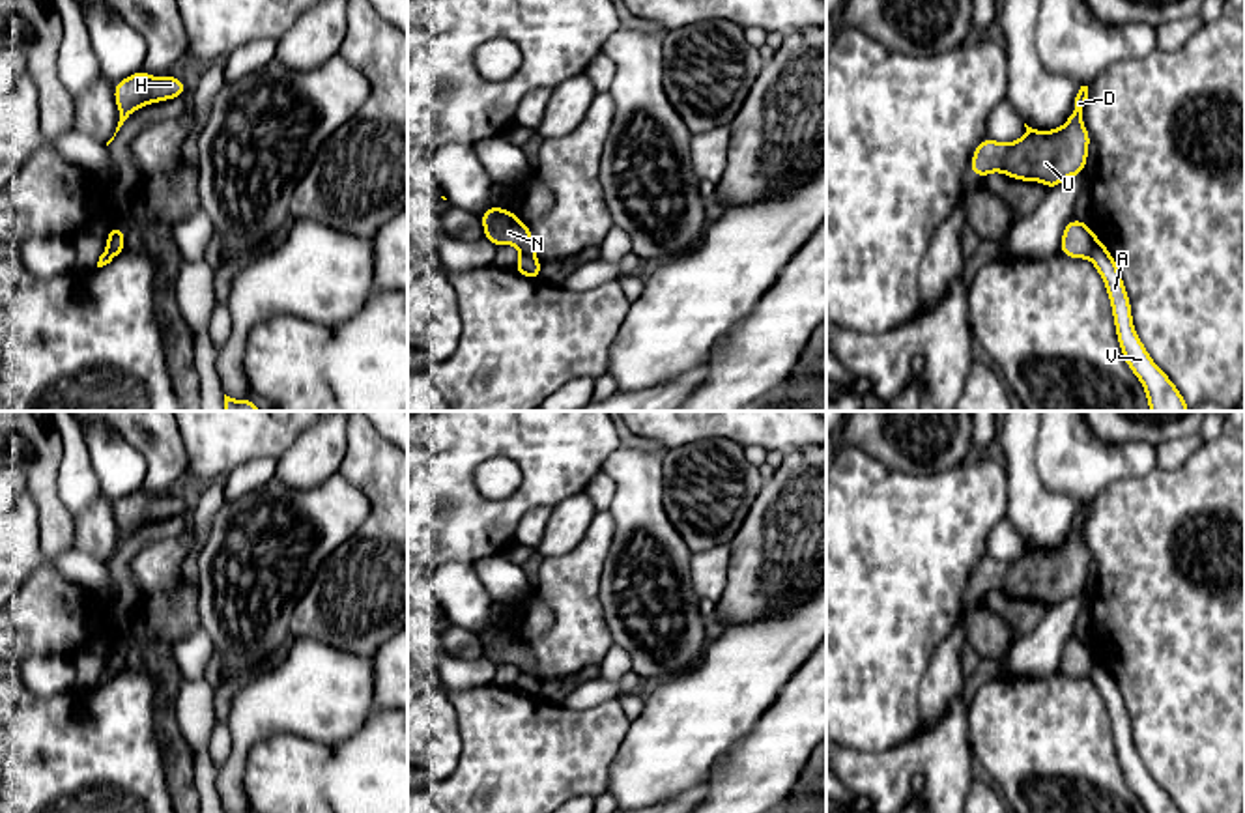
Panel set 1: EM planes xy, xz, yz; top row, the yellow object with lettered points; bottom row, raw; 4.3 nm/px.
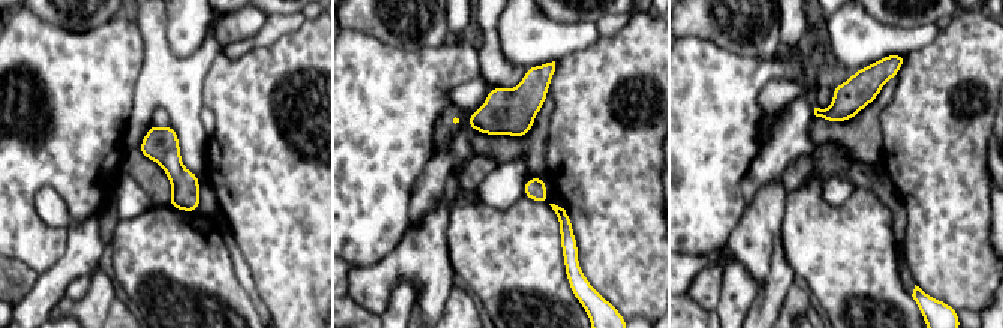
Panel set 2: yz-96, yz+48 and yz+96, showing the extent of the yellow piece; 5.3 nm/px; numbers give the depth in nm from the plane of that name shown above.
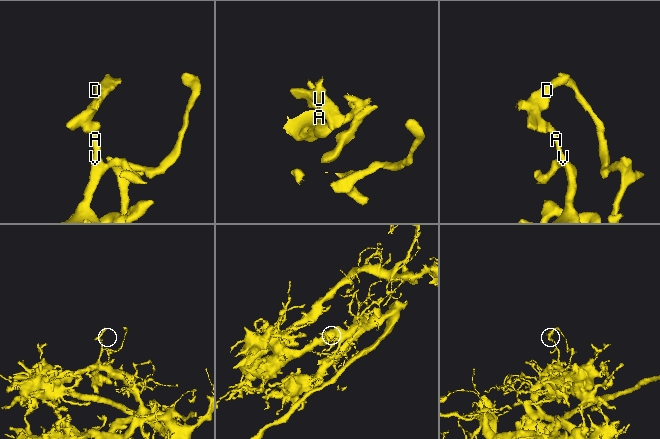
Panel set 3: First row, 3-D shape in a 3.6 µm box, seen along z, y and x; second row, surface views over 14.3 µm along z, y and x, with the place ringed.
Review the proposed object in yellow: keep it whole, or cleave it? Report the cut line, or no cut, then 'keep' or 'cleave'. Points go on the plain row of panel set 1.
cut yz (1098, 658), (1087, 675); cleave

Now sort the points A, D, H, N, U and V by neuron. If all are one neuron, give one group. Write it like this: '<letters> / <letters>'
A V / D H N U

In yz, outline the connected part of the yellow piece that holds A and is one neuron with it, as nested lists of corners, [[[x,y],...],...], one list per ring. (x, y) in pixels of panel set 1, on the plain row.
[[[1097,660],[1088,677],[1105,701],[1112,725],[1116,757],[1122,766],[1125,783],[1138,796],[1146,813],[1181,813],[1172,798],[1150,776],[1146,764],[1140,761],[1135,749],[1131,720],[1110,669],[1101,660]]]

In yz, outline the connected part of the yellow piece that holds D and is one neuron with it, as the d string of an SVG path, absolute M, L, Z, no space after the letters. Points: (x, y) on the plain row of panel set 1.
M1080 505L1071 535L1058 548L1039 549L1024 542L1026 551L1015 561L983 557L972 572L972 594L1002 591L1011 598L1043 602L1052 609L1064 598L1082 592L1092 561L1082 540L1086 518L1088 505Z

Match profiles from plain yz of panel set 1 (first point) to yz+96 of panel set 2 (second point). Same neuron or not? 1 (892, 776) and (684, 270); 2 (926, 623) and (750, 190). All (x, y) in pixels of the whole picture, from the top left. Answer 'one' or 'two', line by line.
1: two
2: two

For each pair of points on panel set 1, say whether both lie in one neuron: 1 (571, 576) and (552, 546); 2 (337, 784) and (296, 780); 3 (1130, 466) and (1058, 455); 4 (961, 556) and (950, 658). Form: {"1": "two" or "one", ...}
{"1": "two", "2": "two", "3": "one", "4": "two"}

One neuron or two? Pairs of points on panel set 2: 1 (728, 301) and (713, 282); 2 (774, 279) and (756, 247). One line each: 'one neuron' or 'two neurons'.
1: two neurons
2: one neuron

